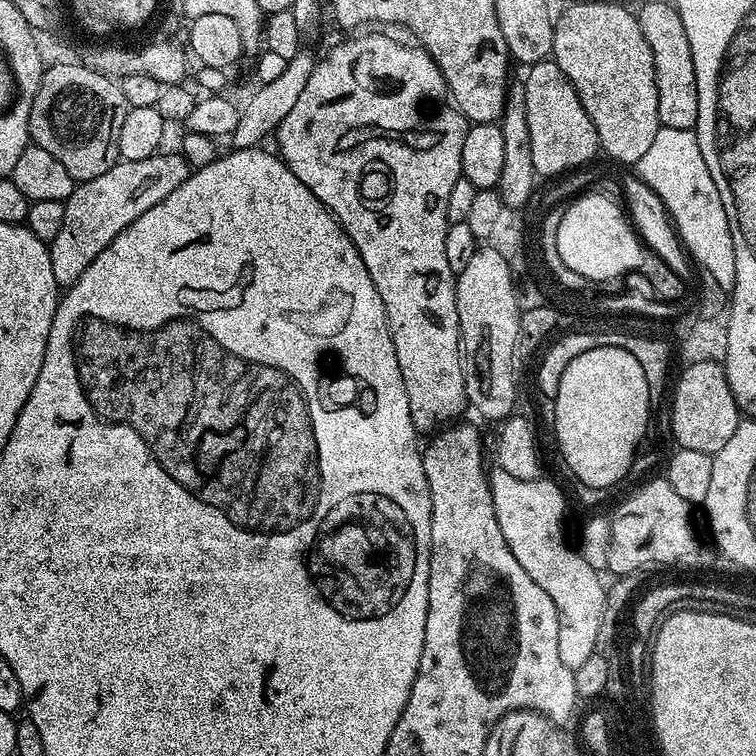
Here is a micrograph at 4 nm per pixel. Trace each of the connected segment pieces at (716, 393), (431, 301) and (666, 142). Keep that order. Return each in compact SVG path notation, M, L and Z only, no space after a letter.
M698 361L687 365L681 374L676 390L671 393L672 438L686 450L702 450L714 454L730 442L734 430L738 430L742 413L728 385L723 363Z
M372 32L369 36L356 34L353 40L344 40L329 50L328 56L315 61L313 73L307 79L306 88L299 95L298 102L291 107L288 115L275 128L274 139L278 155L284 165L298 178L298 182L306 182L306 186L332 212L332 216L342 226L342 230L354 242L362 262L366 262L366 270L370 270L370 278L378 290L378 298L382 298L382 306L386 310L390 338L394 342L394 354L398 354L398 370L402 370L402 382L406 386L406 402L410 402L410 418L414 422L417 433L432 434L441 426L451 425L459 421L460 416L469 407L464 381L464 362L460 347L460 323L458 322L458 306L456 305L456 276L446 262L446 198L450 198L450 190L460 175L460 159L462 158L462 138L466 138L470 127L451 103L446 102L444 79L438 66L430 58L430 54L419 46L407 48L380 32Z
M660 127L654 134L654 142L642 154L638 165L638 175L646 186L654 190L664 203L665 210L675 225L684 250L699 267L711 273L718 286L730 290L734 286L734 238L730 238L730 222L726 222L726 206L722 206L722 198L718 194L718 186L714 186L714 178L710 178L710 170L706 167L706 158L702 158L702 150L698 146L698 138L693 129L674 130Z

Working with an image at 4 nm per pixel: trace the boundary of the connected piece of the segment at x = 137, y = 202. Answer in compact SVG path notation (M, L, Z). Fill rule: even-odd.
M161 151L150 158L138 158L138 162L117 160L106 174L98 174L98 178L81 180L73 187L68 199L64 201L66 218L62 218L62 231L58 238L48 245L50 266L54 269L54 278L61 289L67 290L78 278L82 278L82 270L133 224L146 210L158 206L166 194L174 194L182 182L190 174L187 158L179 151Z

